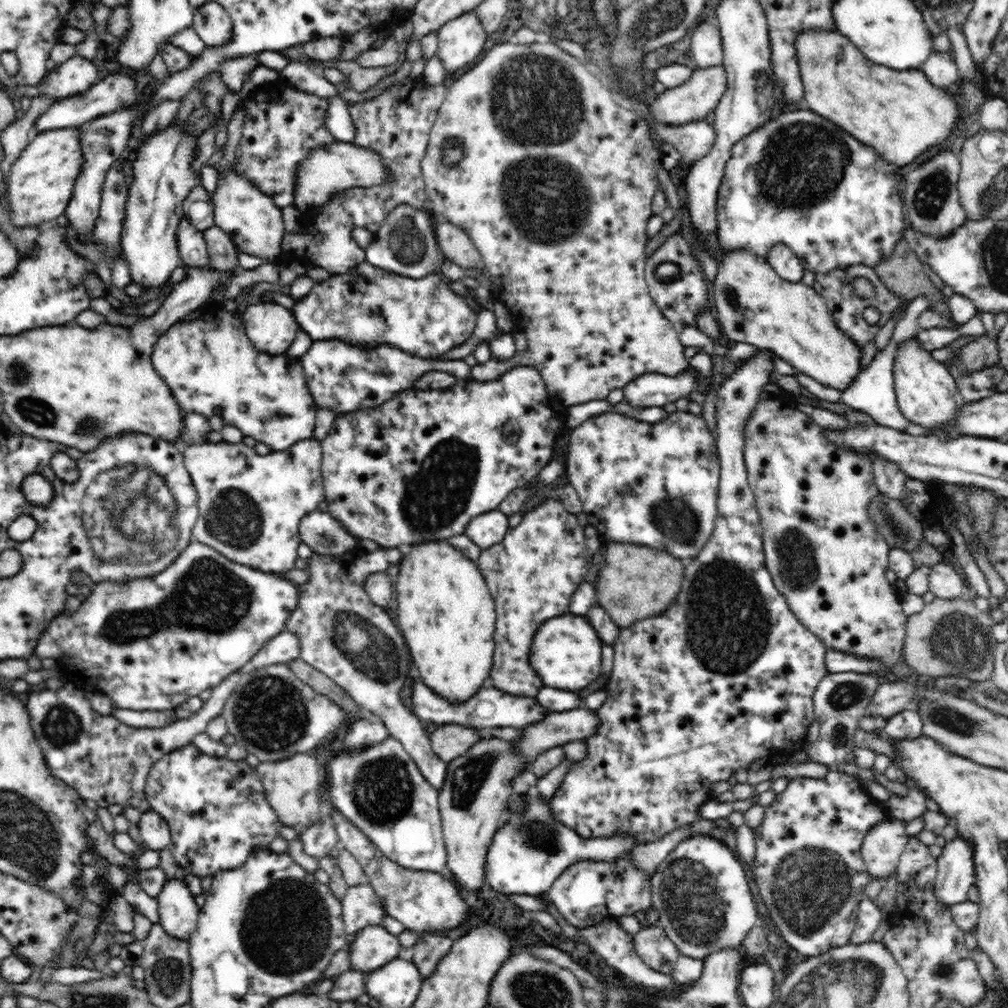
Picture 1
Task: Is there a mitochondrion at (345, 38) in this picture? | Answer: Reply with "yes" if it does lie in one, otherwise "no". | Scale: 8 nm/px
no

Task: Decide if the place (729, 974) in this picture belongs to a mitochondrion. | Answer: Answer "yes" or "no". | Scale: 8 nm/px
no

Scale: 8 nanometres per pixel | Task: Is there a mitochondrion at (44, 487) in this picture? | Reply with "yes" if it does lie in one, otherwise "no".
no

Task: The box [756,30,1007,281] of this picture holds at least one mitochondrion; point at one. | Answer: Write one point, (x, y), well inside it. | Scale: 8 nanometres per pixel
(932, 191)

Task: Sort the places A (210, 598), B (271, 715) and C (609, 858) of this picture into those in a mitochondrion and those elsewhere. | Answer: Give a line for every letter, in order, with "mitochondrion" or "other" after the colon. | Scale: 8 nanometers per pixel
A: mitochondrion
B: mitochondrion
C: other

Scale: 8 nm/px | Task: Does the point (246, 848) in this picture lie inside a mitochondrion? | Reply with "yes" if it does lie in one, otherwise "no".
no

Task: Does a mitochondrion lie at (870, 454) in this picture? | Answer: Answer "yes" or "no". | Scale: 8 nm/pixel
no

